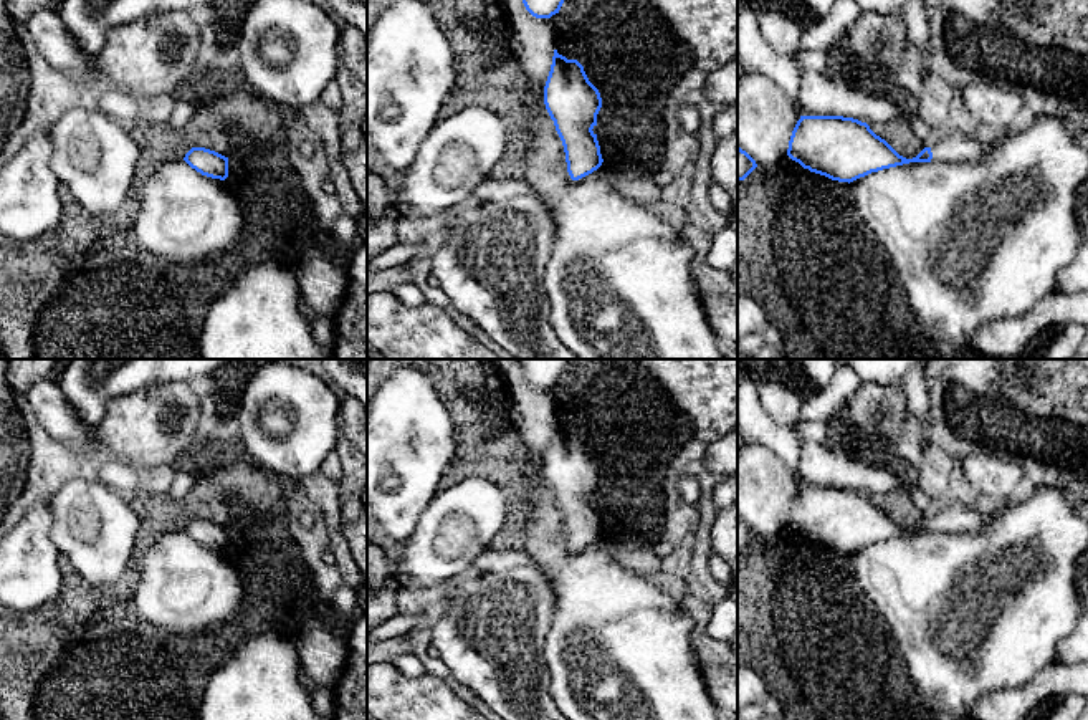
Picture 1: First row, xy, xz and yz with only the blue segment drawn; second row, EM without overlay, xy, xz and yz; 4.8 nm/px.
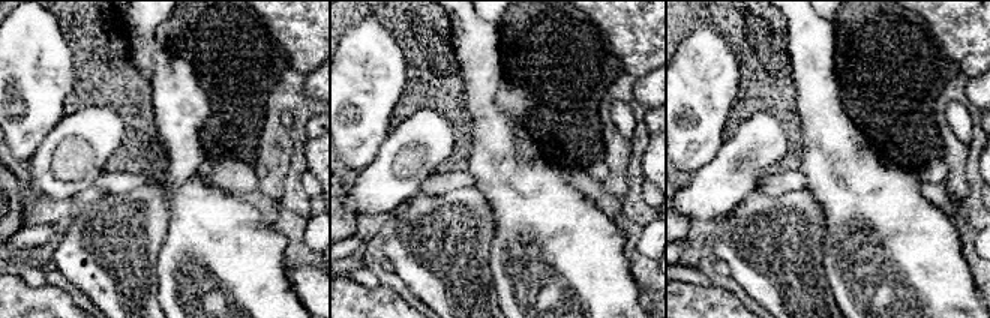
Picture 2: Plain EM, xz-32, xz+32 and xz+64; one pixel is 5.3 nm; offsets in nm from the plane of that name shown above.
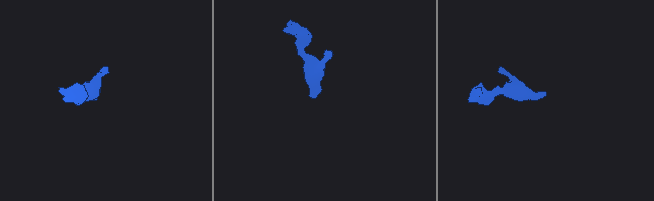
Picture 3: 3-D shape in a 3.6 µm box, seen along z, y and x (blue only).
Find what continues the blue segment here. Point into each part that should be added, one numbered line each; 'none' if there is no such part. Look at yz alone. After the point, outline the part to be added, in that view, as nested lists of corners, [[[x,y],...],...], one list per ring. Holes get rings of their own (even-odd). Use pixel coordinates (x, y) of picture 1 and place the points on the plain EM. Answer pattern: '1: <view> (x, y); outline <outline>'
1: yz (956, 518); outline [[[954,503],[931,518],[933,533],[962,533],[962,531],[981,531],[990,521],[994,521],[1002,508],[997,508],[987,515],[974,510],[974,506],[964,506]]]

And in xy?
none

